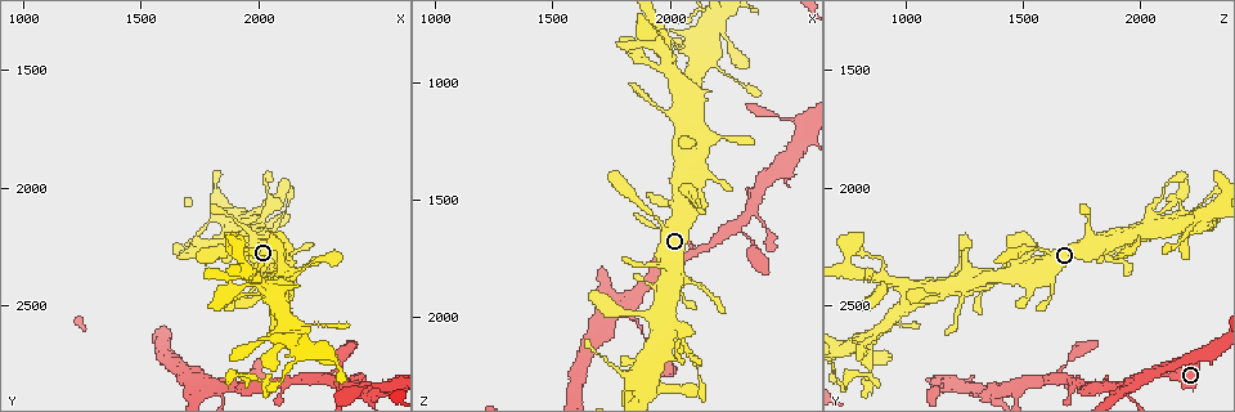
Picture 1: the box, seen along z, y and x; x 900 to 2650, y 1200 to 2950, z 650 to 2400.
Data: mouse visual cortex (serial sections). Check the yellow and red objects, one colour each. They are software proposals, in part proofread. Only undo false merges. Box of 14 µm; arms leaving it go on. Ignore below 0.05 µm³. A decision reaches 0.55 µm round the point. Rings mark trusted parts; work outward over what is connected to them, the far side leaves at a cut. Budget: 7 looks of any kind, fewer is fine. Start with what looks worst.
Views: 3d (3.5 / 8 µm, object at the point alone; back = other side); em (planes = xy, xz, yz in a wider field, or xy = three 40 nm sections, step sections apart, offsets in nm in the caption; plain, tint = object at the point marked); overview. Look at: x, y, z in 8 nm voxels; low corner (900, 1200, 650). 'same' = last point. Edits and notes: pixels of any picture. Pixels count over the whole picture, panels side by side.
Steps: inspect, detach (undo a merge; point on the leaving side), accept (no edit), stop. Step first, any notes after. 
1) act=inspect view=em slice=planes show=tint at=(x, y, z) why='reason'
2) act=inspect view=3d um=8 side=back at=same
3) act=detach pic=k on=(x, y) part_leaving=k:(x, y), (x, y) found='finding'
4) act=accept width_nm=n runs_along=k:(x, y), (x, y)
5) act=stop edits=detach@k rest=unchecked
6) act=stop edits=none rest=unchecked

act=inspect view=3d um=3.5 at=(2040, 2780, 850)

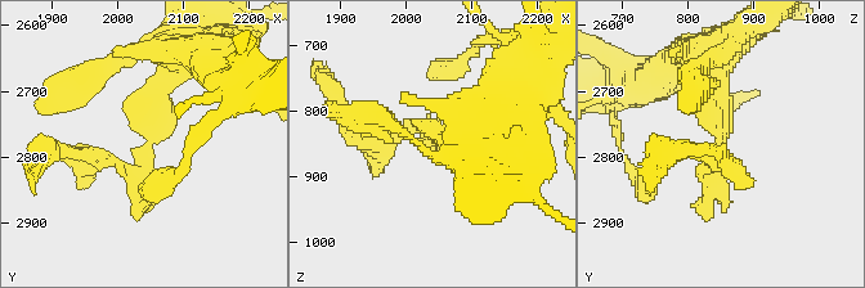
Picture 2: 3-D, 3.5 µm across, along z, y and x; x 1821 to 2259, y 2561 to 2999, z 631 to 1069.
act=inspect view=em slice=xy step=2 show=tint at=same

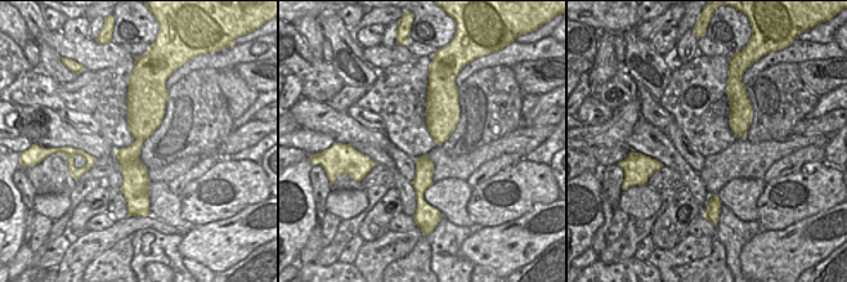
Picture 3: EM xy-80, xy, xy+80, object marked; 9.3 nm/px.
act=accept runs_along=2:(178, 70), (142, 172), (98, 160) found='one cell here'

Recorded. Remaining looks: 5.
act=inspect view=3d um=3.5 at=(2560, 2840, 1160)

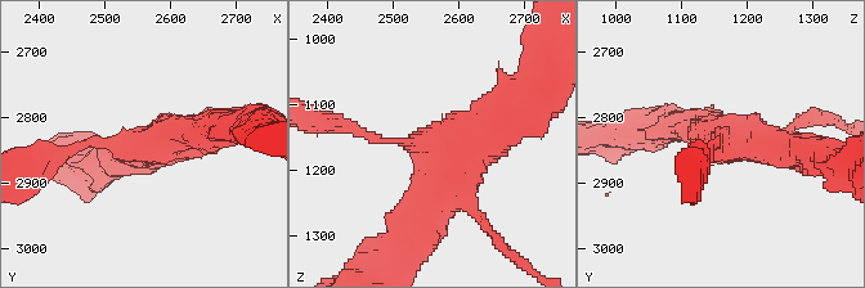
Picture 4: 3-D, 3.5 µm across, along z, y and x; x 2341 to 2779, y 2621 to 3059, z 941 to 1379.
act=inspect view=em slice=xy step=5 show=plain at=(2560, 2840, 1160) arms=4 arm_widths_nm=150,250,400,450

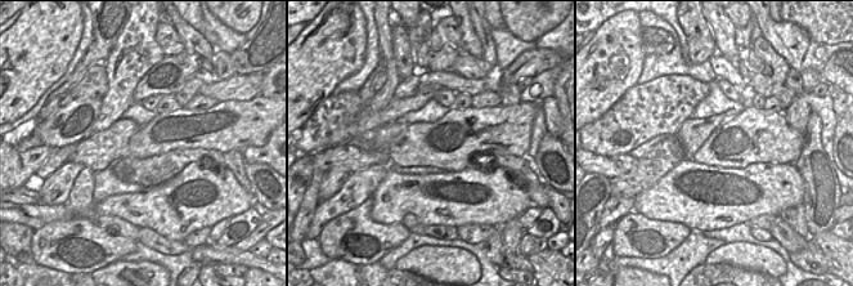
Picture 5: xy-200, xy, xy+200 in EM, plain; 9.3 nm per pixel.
act=inspect view=em slice=xy step=5 show=tint at=same why='where the object lies'

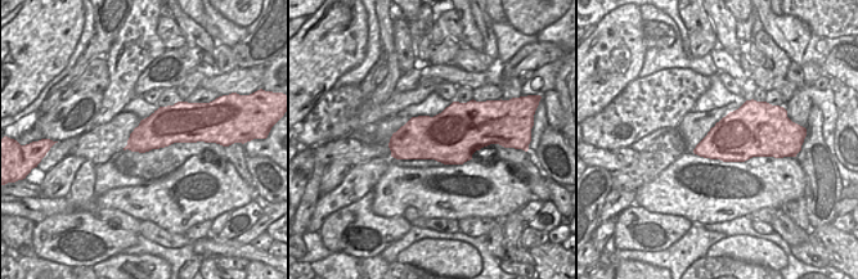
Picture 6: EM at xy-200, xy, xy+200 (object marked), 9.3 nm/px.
act=accept runs_along=4:(424, 217), (443, 152), (348, 125) found='one cell here'

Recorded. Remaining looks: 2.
act=inspect view=3d um=3.5 at=(2000, 2400, 940) why='branch point'

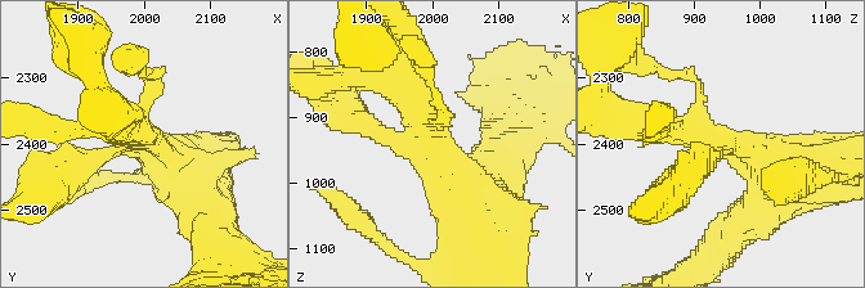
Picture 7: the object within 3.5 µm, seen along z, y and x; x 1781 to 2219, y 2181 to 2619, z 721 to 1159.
act=inspect view=em slice=xy step=1 show=tint at=(2000, 2390, 935)

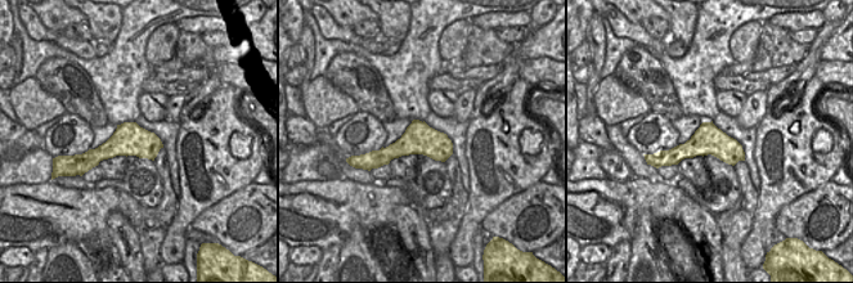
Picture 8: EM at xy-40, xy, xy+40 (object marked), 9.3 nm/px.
act=accept runs_along=8:(741, 155), (692, 147), (659, 160) found='one cell here'

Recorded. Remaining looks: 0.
act=stop edits=none rest=unchecked

